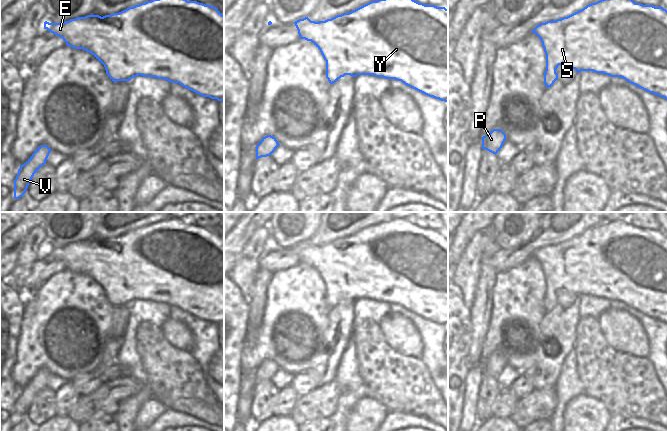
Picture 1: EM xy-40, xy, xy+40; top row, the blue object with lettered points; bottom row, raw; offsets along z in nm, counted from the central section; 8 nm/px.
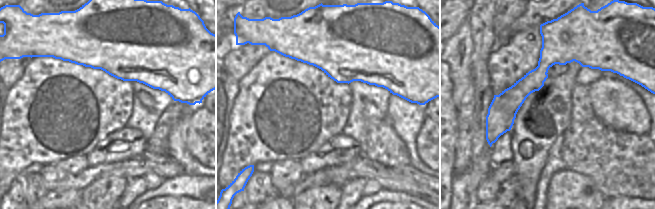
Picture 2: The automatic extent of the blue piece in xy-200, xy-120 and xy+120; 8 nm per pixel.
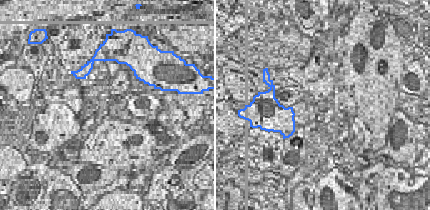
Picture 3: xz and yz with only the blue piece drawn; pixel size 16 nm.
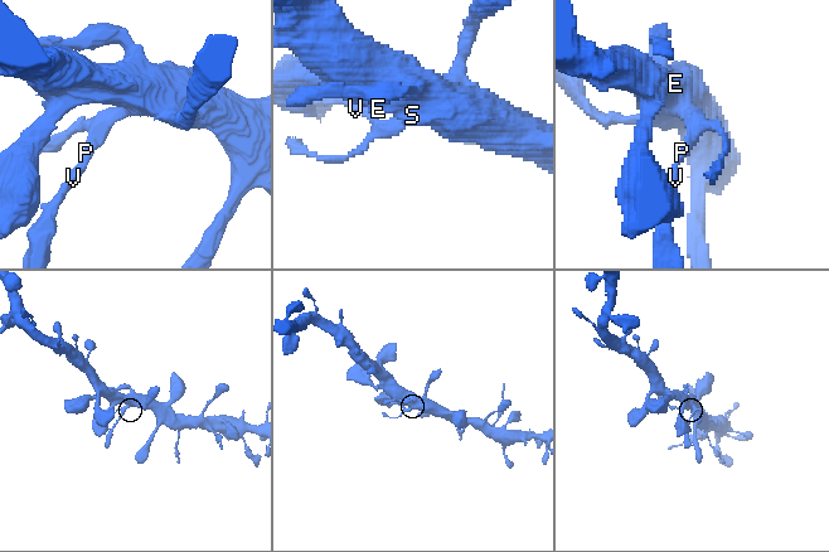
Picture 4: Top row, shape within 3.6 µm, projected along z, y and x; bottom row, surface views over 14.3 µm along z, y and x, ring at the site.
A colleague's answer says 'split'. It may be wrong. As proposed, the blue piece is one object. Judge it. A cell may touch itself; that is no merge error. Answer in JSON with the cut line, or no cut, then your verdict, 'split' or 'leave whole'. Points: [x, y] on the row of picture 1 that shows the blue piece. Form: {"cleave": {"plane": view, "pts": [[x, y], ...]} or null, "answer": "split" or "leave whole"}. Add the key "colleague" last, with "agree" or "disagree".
{"cleave": {"plane": "xy+40", "pts": [[546, 60], [553, 64], [556, 79]]}, "answer": "split", "colleague": "agree"}

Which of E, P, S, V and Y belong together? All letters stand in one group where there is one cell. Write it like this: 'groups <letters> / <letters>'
groups E S Y / P V

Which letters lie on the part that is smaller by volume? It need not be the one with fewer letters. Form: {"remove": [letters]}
{"remove": ["P", "V"]}

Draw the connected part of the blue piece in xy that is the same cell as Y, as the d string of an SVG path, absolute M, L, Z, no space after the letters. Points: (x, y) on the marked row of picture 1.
M377 0L371 1L349 13L337 15L325 21L311 21L308 17L294 22L300 39L311 41L321 52L324 60L330 64L330 85L345 75L356 77L357 75L373 75L385 79L395 79L405 85L435 99L448 103L448 9L435 5L425 5L415 0Z

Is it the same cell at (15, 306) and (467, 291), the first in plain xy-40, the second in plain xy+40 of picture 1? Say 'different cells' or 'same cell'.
different cells

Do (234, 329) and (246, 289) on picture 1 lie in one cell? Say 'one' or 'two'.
two

